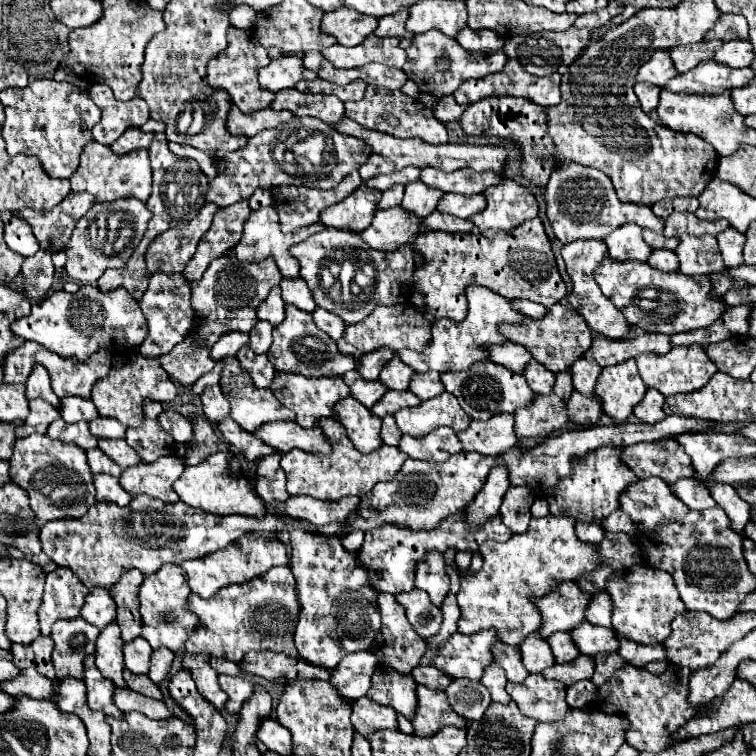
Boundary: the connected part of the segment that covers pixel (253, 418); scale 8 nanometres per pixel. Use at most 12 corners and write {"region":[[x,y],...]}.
{"region":[[226,356],[220,388],[230,416],[254,432],[292,420],[270,390],[254,388],[236,356]]}

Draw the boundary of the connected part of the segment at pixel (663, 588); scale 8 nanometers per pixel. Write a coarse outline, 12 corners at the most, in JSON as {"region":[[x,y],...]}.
{"region":[[634,564],[606,580],[612,628],[662,644],[686,612],[668,572]]}

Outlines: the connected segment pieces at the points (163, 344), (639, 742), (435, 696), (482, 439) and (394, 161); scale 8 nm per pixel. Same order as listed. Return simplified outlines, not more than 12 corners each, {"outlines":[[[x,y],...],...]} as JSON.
{"outlines":[[[152,274],[140,308],[148,336],[138,352],[168,354],[196,312],[182,274]],[[620,668],[594,706],[628,718],[626,744],[662,752],[702,710],[686,700],[690,668],[660,676]],[[416,688],[414,734],[466,728],[440,690]],[[514,416],[472,422],[458,438],[468,452],[500,456],[518,442]],[[348,116],[340,132],[372,146],[362,180],[406,166],[502,174],[502,146],[428,144],[366,130]]]}

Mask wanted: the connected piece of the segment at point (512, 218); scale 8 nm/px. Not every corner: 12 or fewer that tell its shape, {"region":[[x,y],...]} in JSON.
{"region":[[510,178],[488,188],[478,230],[512,230],[538,216],[534,194]]}

